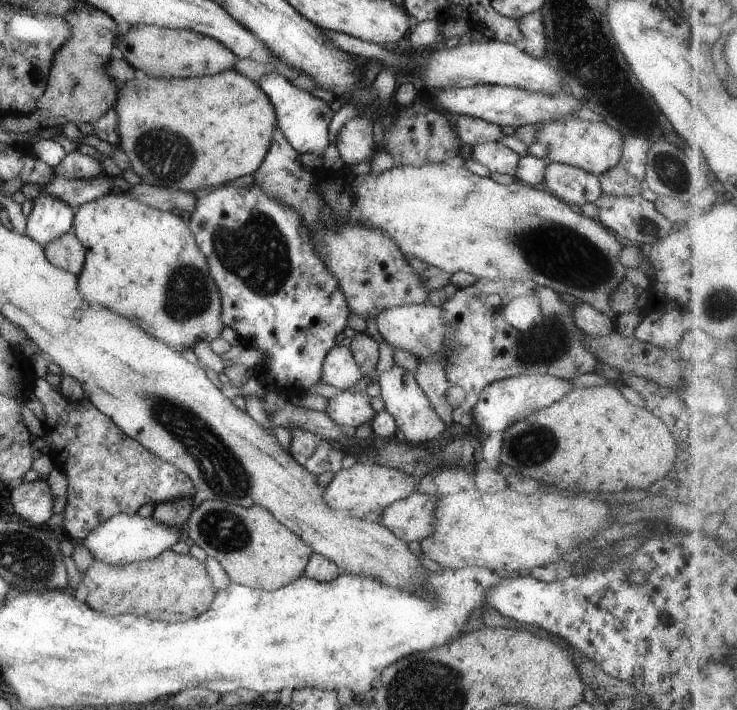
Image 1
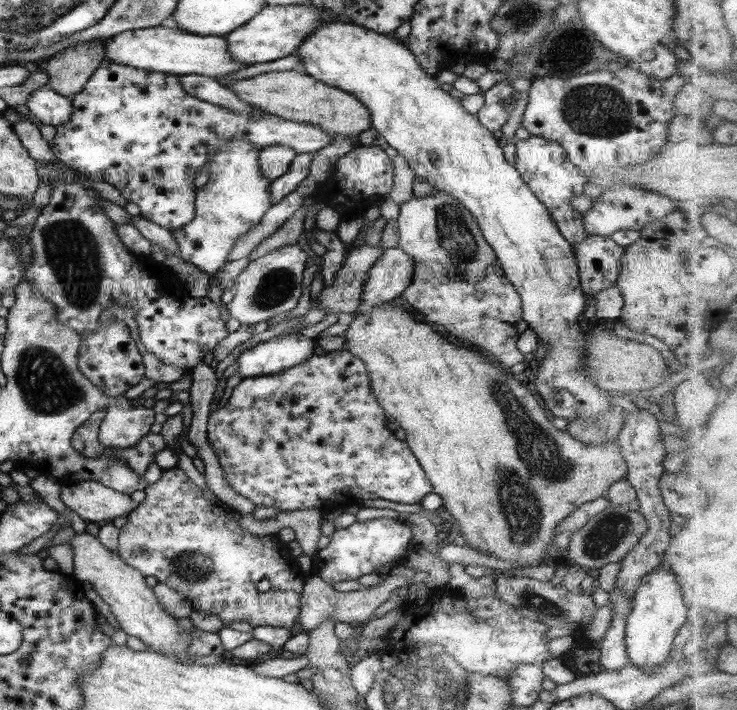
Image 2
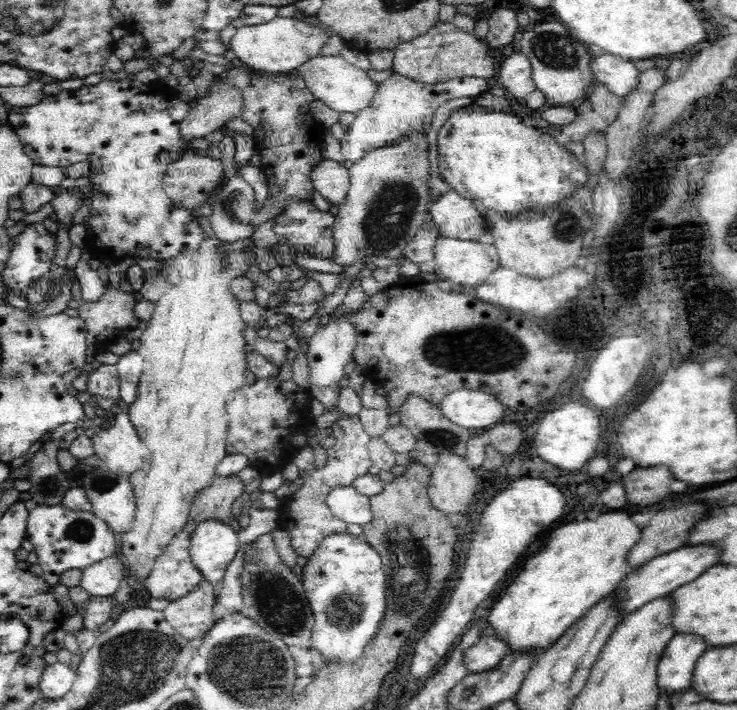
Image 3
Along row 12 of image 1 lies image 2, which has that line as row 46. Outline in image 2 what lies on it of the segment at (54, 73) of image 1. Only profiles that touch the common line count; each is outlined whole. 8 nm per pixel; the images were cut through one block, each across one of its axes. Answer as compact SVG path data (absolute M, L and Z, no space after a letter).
M107 39L76 42L49 57L50 88L69 98L80 92L105 59L105 44Z

